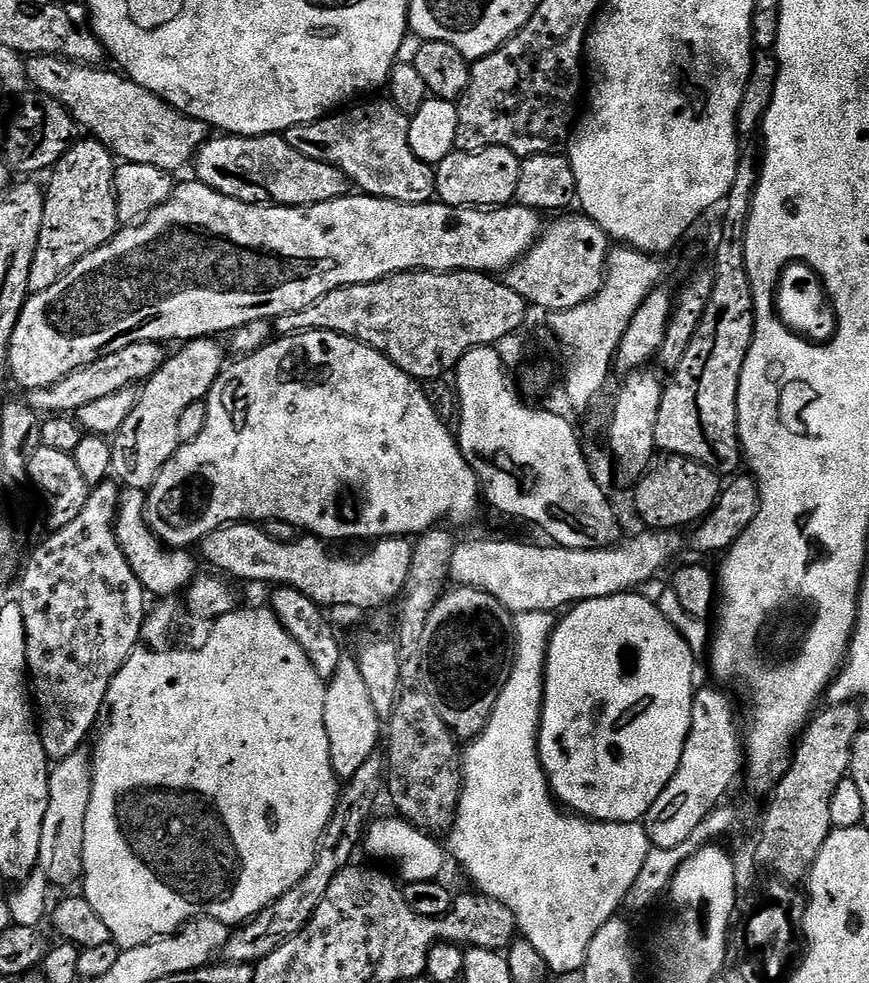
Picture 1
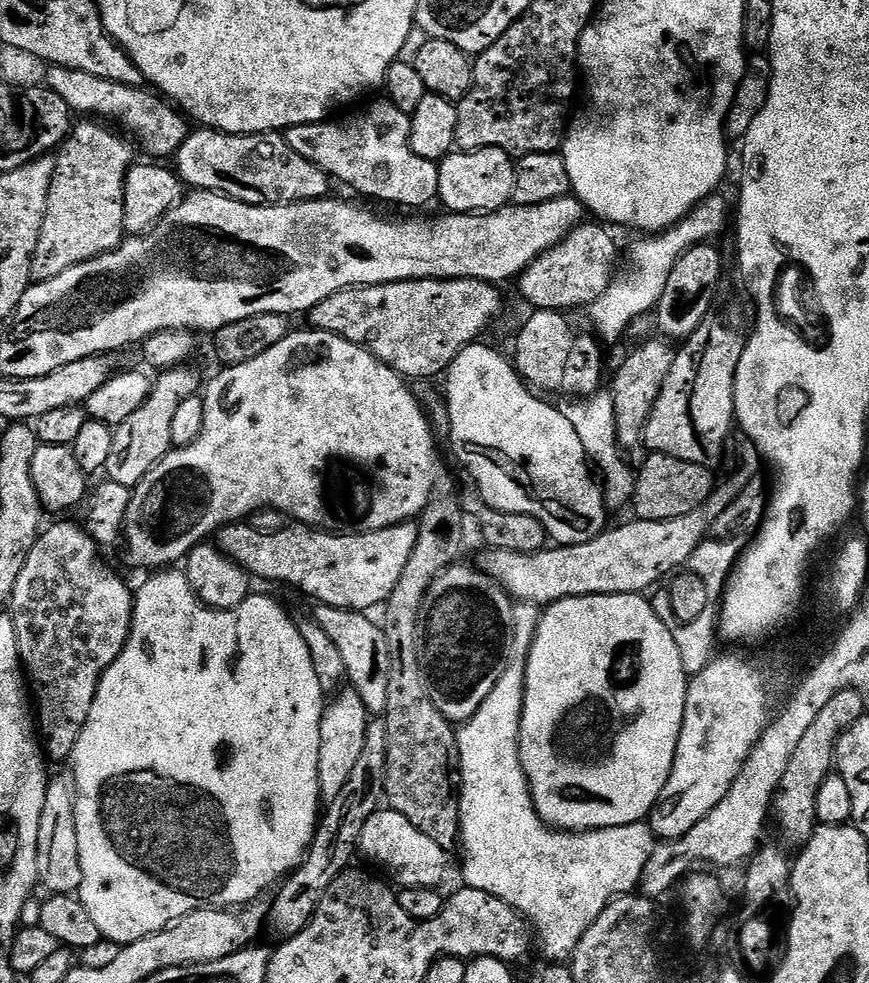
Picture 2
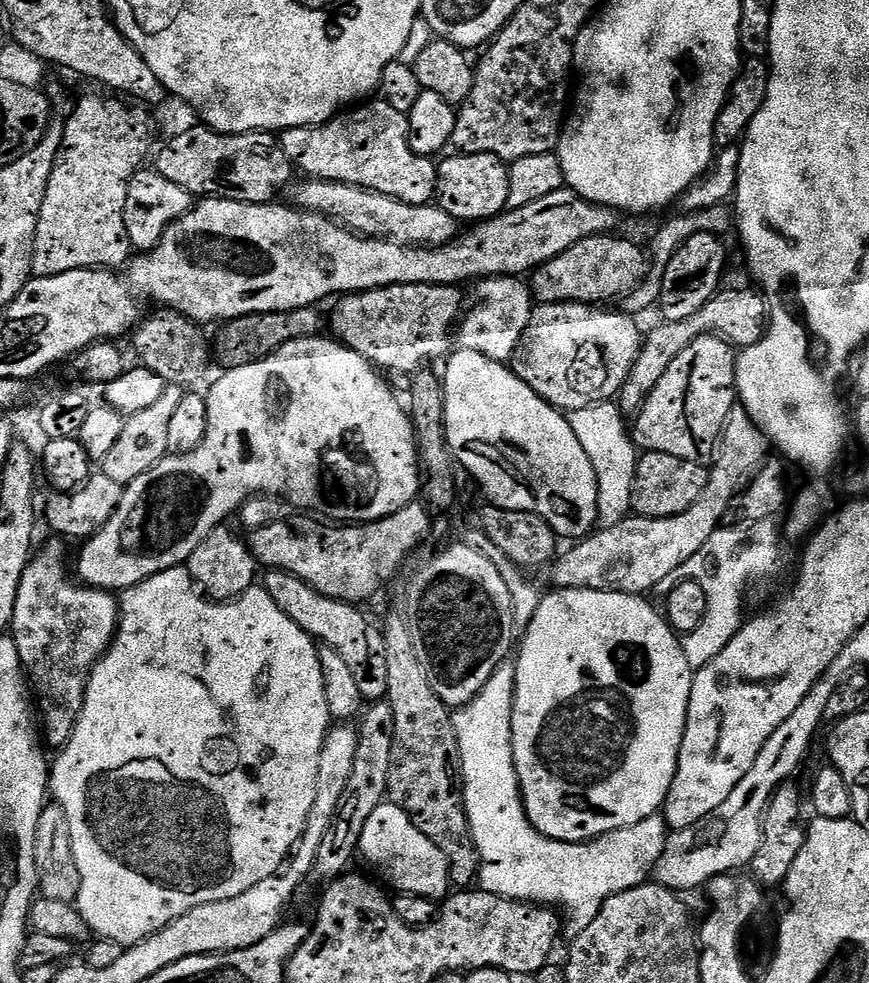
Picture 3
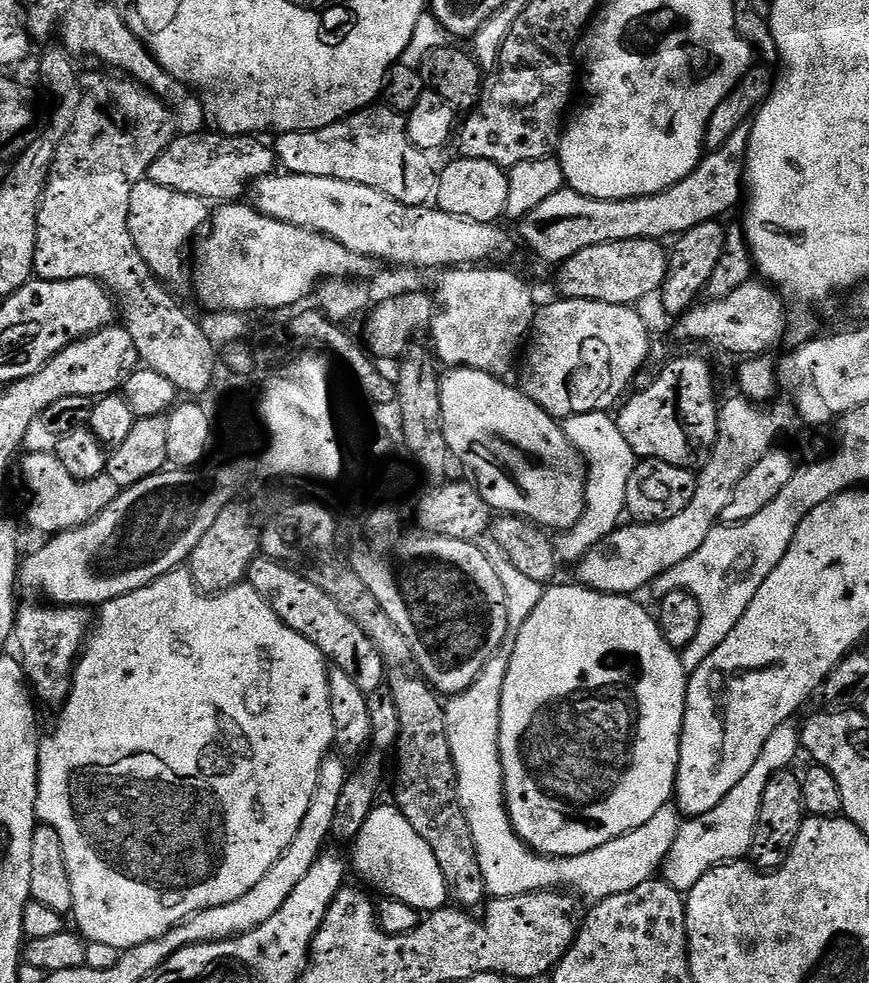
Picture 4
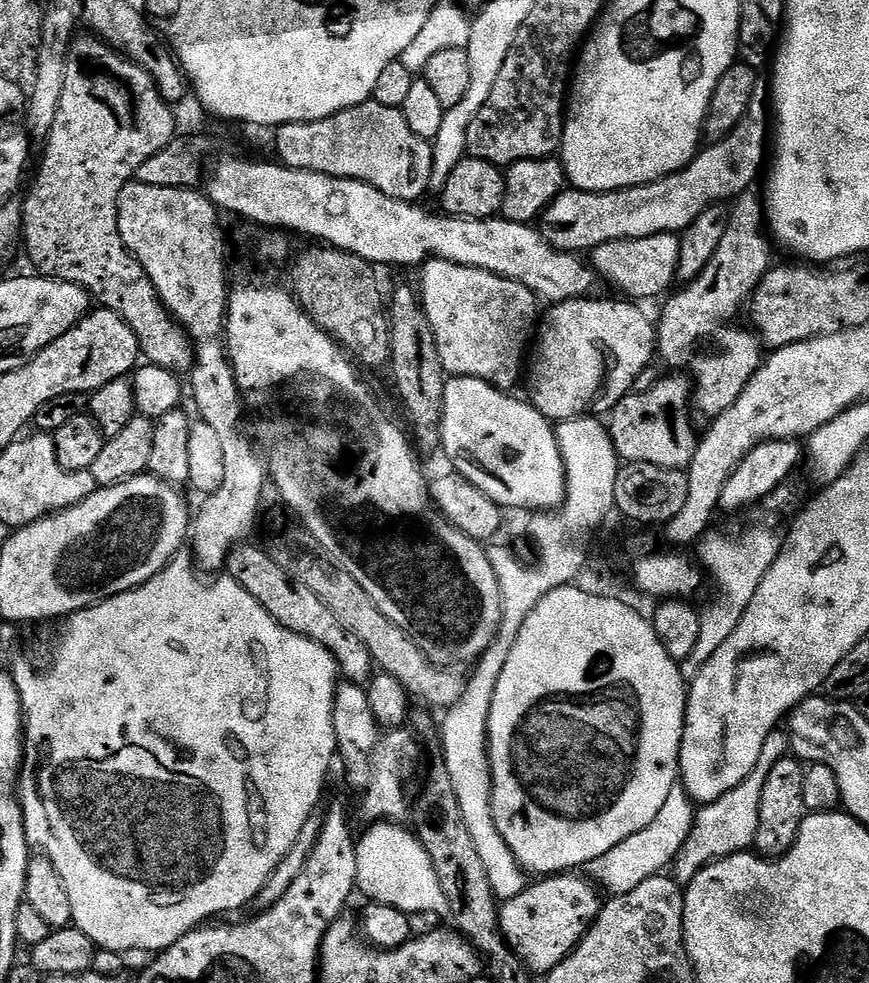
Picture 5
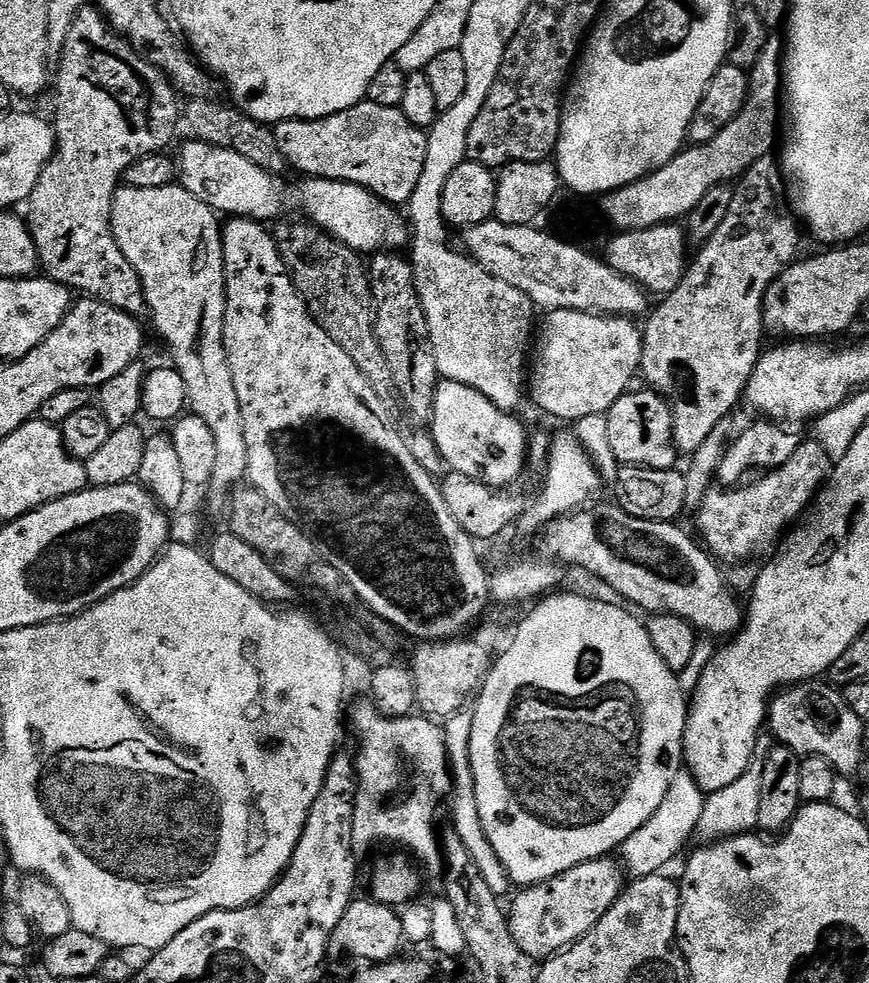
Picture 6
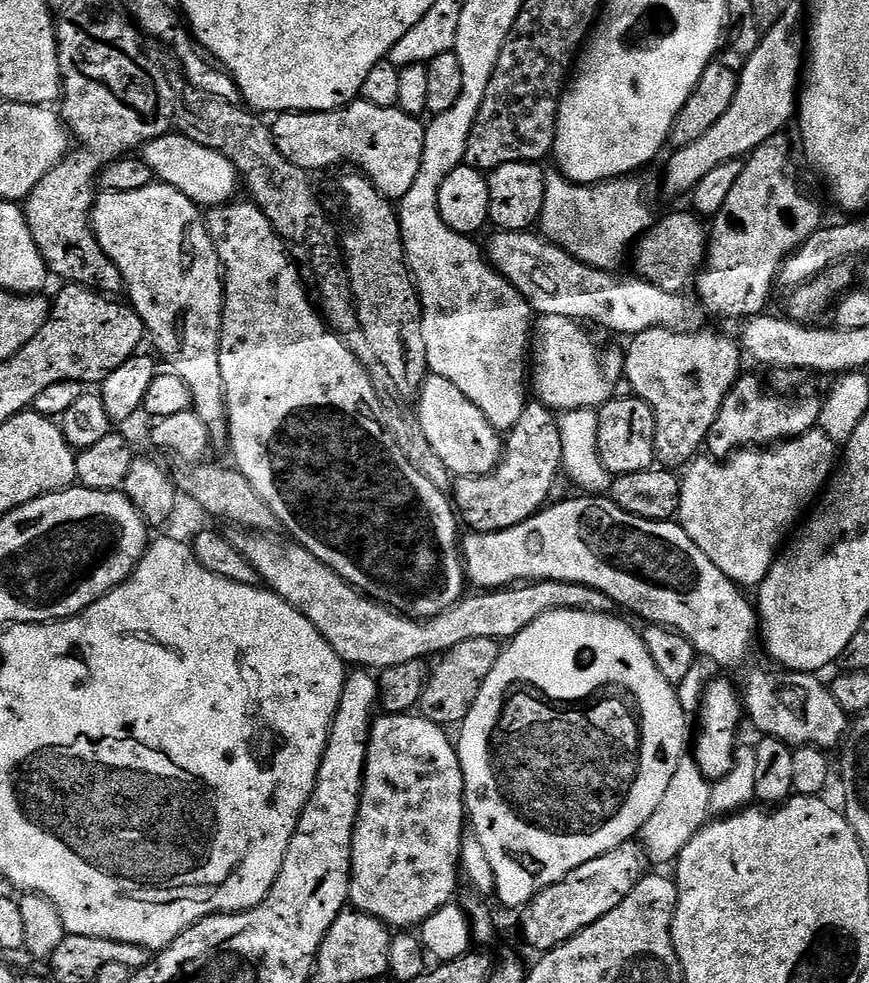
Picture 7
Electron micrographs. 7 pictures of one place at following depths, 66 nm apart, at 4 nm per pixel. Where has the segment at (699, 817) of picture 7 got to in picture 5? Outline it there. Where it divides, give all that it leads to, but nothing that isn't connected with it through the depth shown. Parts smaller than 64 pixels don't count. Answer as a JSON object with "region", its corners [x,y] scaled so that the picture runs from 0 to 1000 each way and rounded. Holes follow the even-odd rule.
{"region":[[[786,800],[773,802],[771,812],[766,812],[766,820],[762,820],[762,824],[757,824],[757,832],[753,832],[753,836],[748,836],[748,840],[734,844],[734,848],[725,848],[725,852],[711,857],[711,861],[707,861],[707,865],[697,865],[697,869],[693,869],[693,873],[680,875],[674,880],[675,890],[696,908],[704,911],[720,909],[725,905],[730,905],[730,901],[739,901],[739,897],[743,897],[749,891],[761,890],[768,884],[764,882],[768,879],[770,882],[783,870],[783,863],[789,857],[801,835],[802,825],[802,819],[793,812],[792,805]]]}

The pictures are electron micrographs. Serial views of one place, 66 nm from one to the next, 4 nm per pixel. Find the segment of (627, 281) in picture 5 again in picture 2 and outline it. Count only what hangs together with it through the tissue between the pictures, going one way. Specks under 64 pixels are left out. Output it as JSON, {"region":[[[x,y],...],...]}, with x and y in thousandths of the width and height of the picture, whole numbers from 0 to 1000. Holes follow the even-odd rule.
{"region":[[[673,226],[665,229],[659,236],[651,238],[651,242],[647,242],[647,246],[629,252],[619,262],[614,262],[614,267],[610,267],[604,277],[598,278],[598,301],[609,309],[609,314],[646,318],[651,313],[672,315],[697,299],[704,290],[704,282],[711,277],[709,248],[699,236],[701,233],[686,228]]]}

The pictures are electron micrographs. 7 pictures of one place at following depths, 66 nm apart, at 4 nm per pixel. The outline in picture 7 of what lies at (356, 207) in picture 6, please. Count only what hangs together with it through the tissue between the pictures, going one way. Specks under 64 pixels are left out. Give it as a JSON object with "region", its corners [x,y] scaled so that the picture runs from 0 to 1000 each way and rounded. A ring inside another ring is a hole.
{"region":[[[199,132],[167,146],[163,161],[183,186],[194,187],[200,193],[214,197],[214,201],[230,209],[231,213],[243,214],[273,202],[274,176],[269,165],[265,165],[265,161],[260,161],[251,153],[242,153],[206,133]]]}

